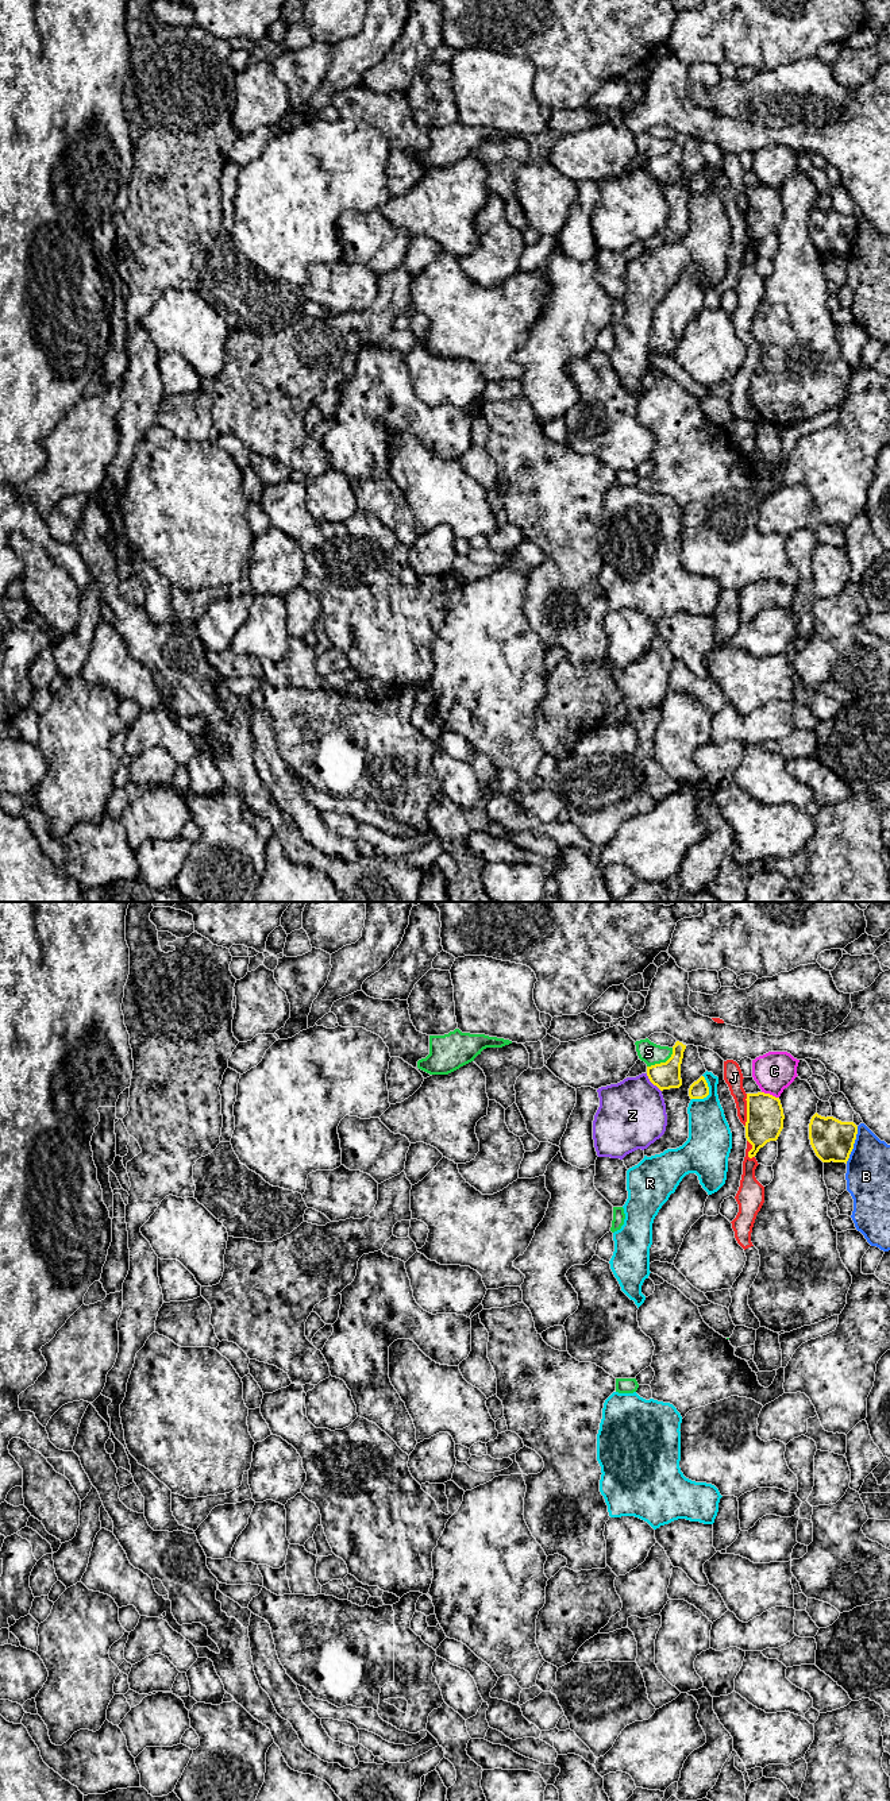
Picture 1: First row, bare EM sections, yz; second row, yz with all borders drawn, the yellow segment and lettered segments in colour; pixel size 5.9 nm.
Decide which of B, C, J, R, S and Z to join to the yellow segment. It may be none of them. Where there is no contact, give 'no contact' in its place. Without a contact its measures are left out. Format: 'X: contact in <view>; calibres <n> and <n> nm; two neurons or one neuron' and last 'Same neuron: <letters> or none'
B: contact in yz; calibres 260 and 260 nm; two neurons
C: contact in yz; calibres 220 and 240 nm; two neurons
J: contact in yz; calibres 220 and 110 nm; two neurons
R: contact in yz; calibres 110 and 260 nm; two neurons
S: contact in yz; calibres 160 and 130 nm; two neurons
Z: contact in yz; calibres 160 and 400 nm; two neurons
Same neuron: none

